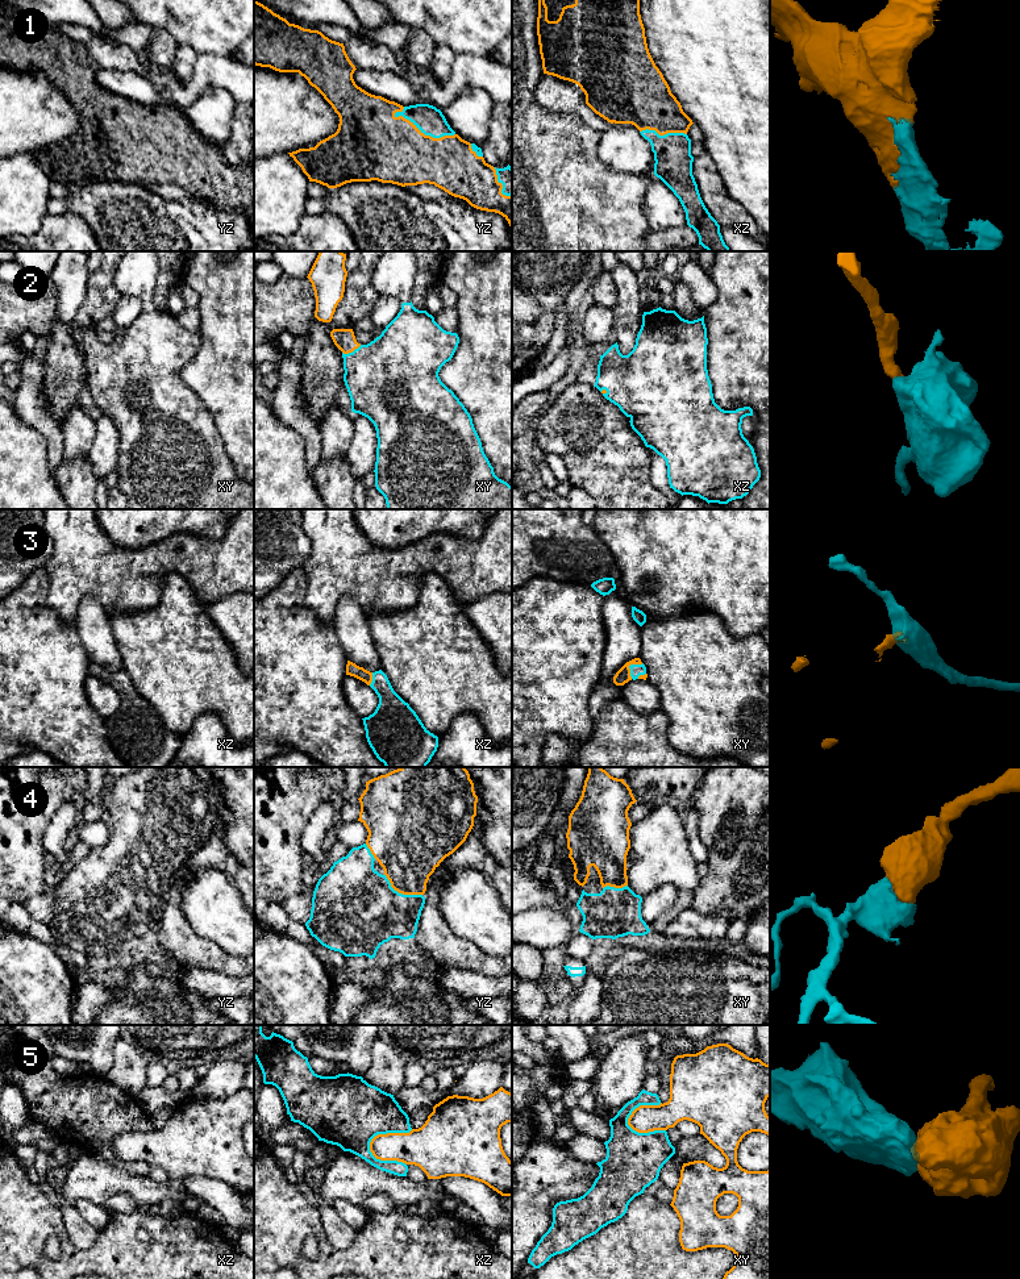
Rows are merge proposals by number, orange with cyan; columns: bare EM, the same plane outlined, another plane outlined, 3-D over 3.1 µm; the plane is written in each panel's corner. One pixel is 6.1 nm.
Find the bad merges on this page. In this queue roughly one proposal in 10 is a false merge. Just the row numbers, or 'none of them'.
5

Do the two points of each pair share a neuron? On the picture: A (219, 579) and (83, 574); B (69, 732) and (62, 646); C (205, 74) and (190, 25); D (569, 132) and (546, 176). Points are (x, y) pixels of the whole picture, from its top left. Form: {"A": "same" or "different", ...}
{"A": "same", "B": "same", "C": "different", "D": "same"}

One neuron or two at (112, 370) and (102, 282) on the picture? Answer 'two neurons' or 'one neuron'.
two neurons

